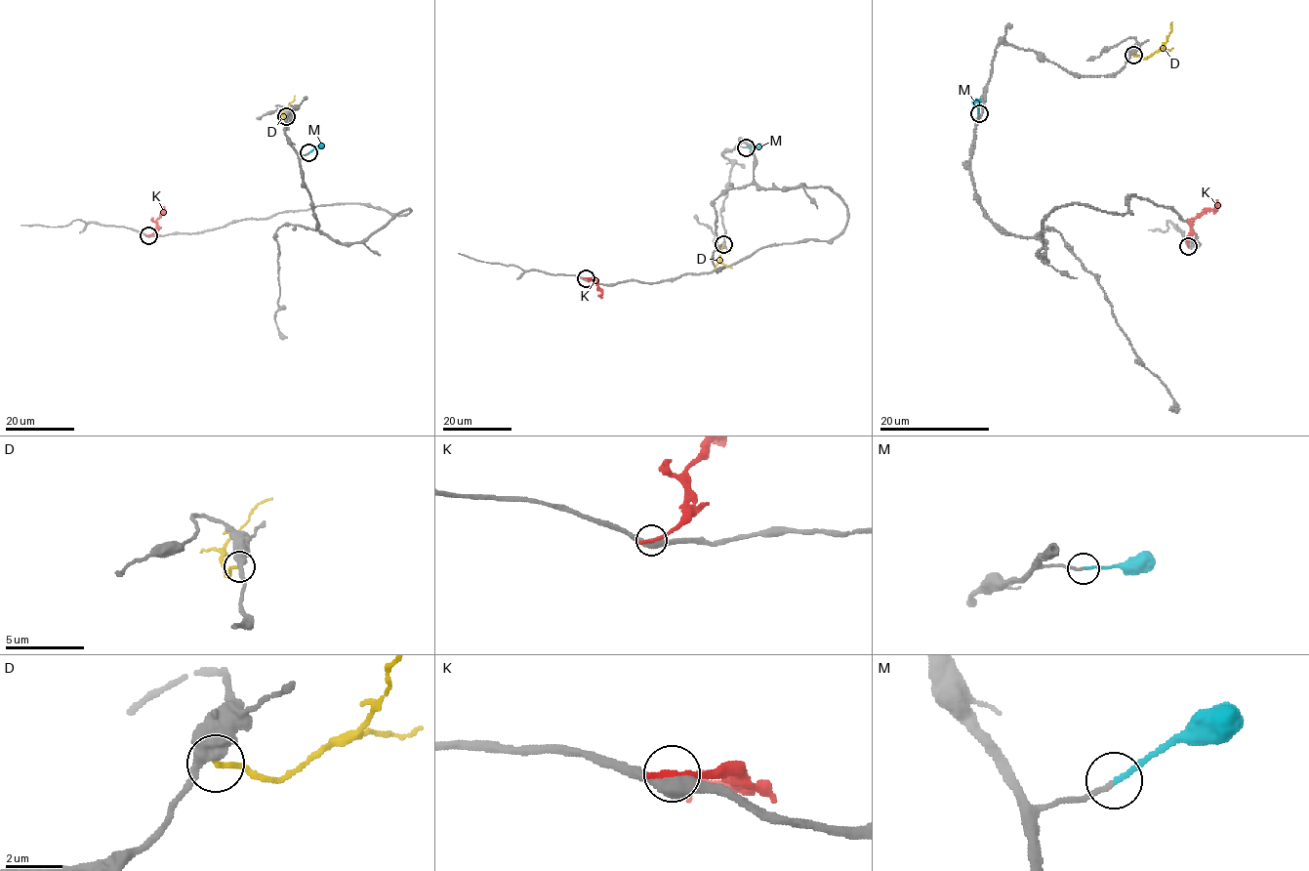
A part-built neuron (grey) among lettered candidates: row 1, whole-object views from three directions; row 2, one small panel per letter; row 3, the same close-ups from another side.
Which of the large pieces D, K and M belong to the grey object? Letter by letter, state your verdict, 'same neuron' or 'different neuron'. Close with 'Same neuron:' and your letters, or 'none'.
D: different neuron
K: different neuron
M: same neuron
Same neuron: M

